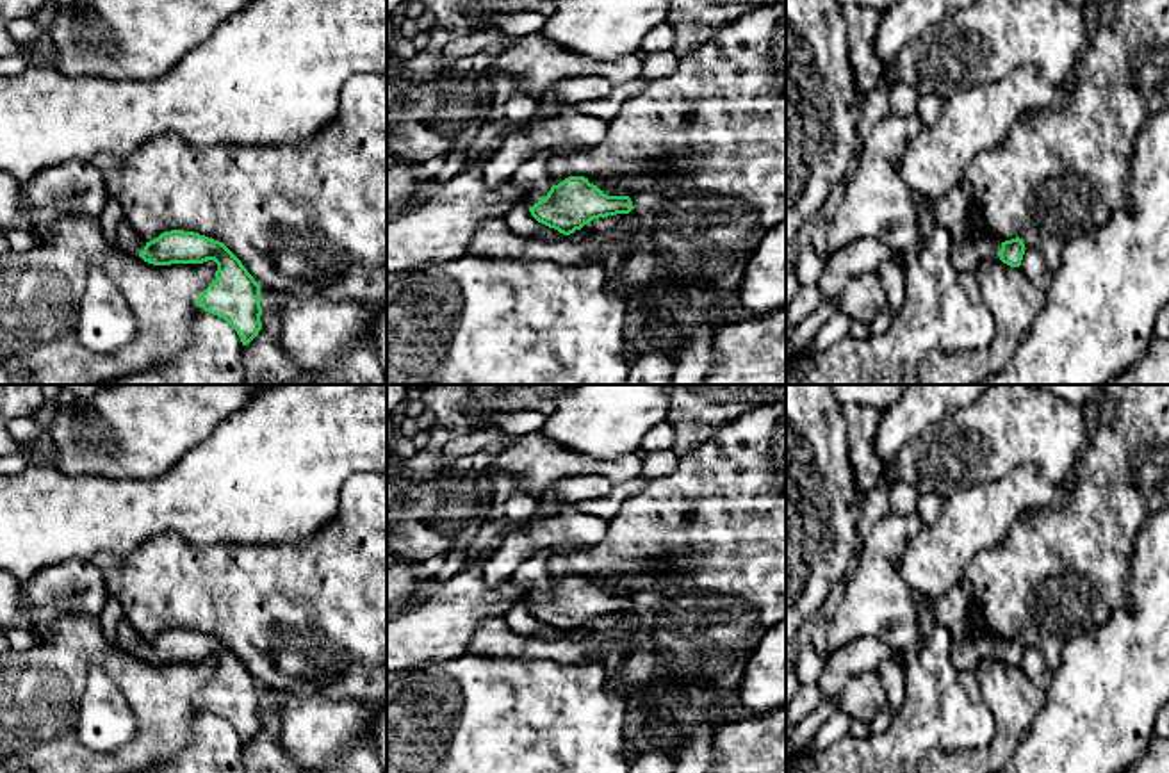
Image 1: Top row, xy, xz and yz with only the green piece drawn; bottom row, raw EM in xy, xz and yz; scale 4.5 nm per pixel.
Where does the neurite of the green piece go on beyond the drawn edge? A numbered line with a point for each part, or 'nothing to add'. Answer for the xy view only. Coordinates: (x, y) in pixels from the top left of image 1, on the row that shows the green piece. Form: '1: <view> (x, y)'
1: xy (129, 241)

